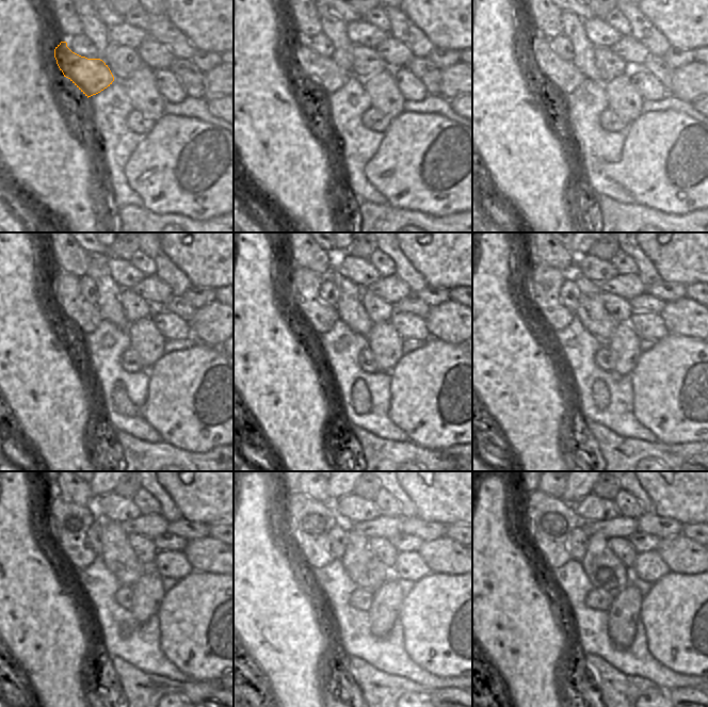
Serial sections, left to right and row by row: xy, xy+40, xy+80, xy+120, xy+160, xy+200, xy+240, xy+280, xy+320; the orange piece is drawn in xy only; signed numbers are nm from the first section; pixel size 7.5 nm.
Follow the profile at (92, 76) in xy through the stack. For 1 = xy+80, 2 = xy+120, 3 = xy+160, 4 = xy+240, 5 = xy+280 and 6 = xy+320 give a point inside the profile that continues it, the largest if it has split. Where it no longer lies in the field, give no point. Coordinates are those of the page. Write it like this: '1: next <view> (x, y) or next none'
1: next xy+80 (563, 76)
2: next xy+120 (83, 317)
3: next xy+160 (303, 285)
4: next xy+240 (68, 523)
5: next xy+280 (309, 520)
6: next xy+320 (549, 520)

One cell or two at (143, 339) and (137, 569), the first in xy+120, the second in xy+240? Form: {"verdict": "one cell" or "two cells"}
{"verdict": "two cells"}

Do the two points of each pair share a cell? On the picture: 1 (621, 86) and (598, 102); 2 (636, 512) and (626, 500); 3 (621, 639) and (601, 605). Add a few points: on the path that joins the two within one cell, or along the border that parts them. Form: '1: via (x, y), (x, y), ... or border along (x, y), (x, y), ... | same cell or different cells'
1: border along (602, 83), (609, 107) | different cells
2: via (632, 509), (627, 503) | same cell
3: border along (613, 596), (607, 611) | different cells

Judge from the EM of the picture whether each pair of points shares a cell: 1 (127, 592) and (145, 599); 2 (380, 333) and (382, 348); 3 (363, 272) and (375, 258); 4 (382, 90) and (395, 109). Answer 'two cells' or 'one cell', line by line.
1: two cells
2: one cell
3: two cells
4: one cell

